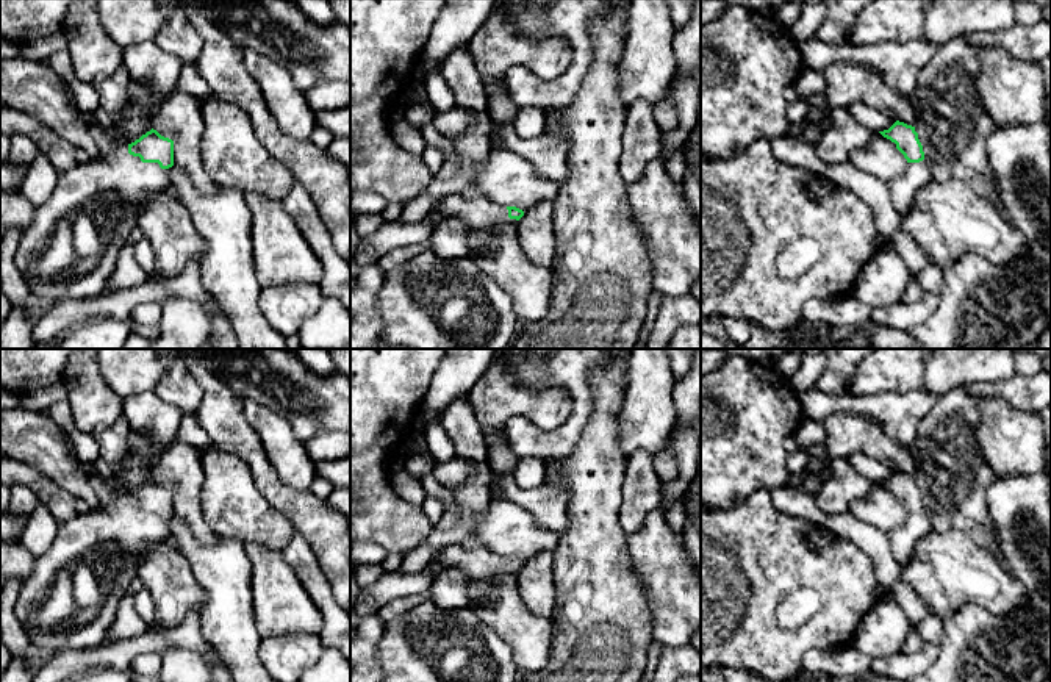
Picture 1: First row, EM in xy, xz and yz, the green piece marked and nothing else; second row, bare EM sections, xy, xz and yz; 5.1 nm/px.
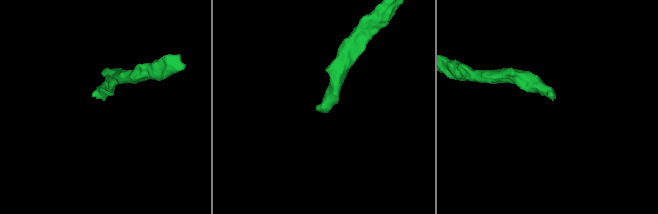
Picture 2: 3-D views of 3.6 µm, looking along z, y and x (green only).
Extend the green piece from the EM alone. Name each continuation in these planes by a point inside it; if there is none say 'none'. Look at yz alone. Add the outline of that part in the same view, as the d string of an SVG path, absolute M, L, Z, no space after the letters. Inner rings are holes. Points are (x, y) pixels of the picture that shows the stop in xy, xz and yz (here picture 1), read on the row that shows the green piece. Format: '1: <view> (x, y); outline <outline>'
1: yz (903, 190); outline M923 160L920 163L907 163L907 170L887 183L891 205L901 217L913 206L918 191L932 180L931 166Z

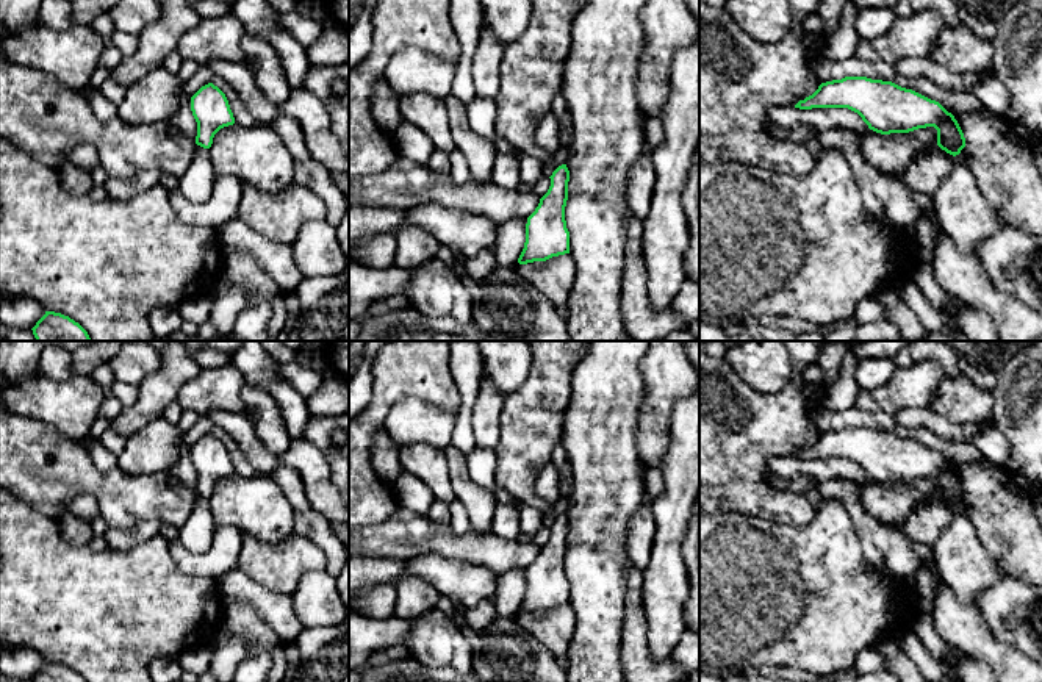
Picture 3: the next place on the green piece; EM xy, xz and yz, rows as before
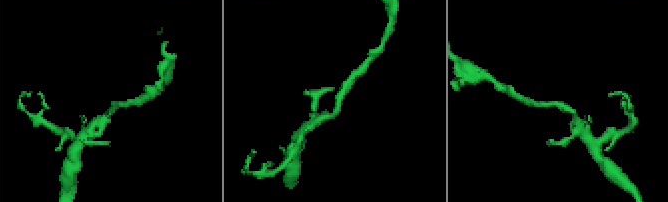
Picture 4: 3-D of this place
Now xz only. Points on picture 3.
none

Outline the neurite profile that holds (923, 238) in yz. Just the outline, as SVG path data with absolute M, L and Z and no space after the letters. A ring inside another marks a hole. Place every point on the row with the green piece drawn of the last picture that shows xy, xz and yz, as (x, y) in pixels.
M912 191L912 196L922 208L922 214L915 227L907 227L903 232L909 241L917 263L931 263L936 246L942 238L939 222L932 219L936 216L932 197L917 191Z

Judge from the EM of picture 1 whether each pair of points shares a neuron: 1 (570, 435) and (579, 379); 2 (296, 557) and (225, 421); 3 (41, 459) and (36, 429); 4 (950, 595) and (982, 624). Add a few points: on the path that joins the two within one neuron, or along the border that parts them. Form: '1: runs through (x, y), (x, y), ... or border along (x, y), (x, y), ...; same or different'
1: runs through (576, 421), (581, 415), (581, 393); same
2: border along (297, 532), (310, 546), (318, 565); different
3: runs through (41, 451), (36, 437); same
4: border along (997, 615), (973, 604), (962, 604), (943, 620); different

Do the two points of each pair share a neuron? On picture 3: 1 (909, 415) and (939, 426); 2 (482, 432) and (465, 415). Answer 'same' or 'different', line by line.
1: same
2: different

